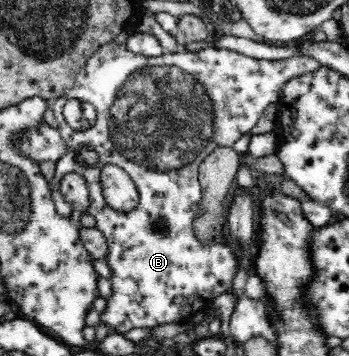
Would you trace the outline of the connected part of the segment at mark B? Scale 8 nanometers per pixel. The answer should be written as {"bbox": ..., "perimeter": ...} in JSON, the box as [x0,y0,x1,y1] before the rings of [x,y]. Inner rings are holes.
{"bbox":[48,38,322,334],"perimeter":[[[123,38],[106,43],[89,57],[88,63],[77,73],[75,86],[64,97],[55,100],[50,110],[49,119],[63,136],[66,153],[56,162],[56,171],[48,182],[57,213],[65,217],[71,217],[74,208],[60,192],[61,179],[68,173],[77,173],[87,182],[87,213],[95,217],[95,228],[99,228],[107,238],[109,253],[102,259],[113,272],[109,279],[113,295],[107,300],[106,309],[99,313],[100,323],[110,325],[117,334],[166,323],[189,324],[196,313],[207,312],[213,299],[232,287],[231,281],[240,269],[239,251],[230,239],[223,238],[221,230],[210,248],[196,238],[192,223],[200,206],[202,189],[198,174],[188,174],[189,167],[185,166],[195,162],[198,168],[217,147],[232,147],[237,139],[257,125],[268,105],[280,104],[285,83],[322,67],[311,57],[294,55],[277,62],[254,59],[227,49],[210,48],[201,52],[182,51],[147,58],[128,51]],[[71,99],[91,103],[95,107],[95,125],[87,131],[77,131],[65,120],[63,106]],[[83,145],[92,145],[97,152],[97,165],[88,167],[85,163],[78,163]],[[105,165],[117,165],[133,178],[139,190],[139,199],[137,207],[131,211],[121,213],[105,203],[100,182],[100,172]],[[159,218],[167,234],[153,233],[159,225]]]}

